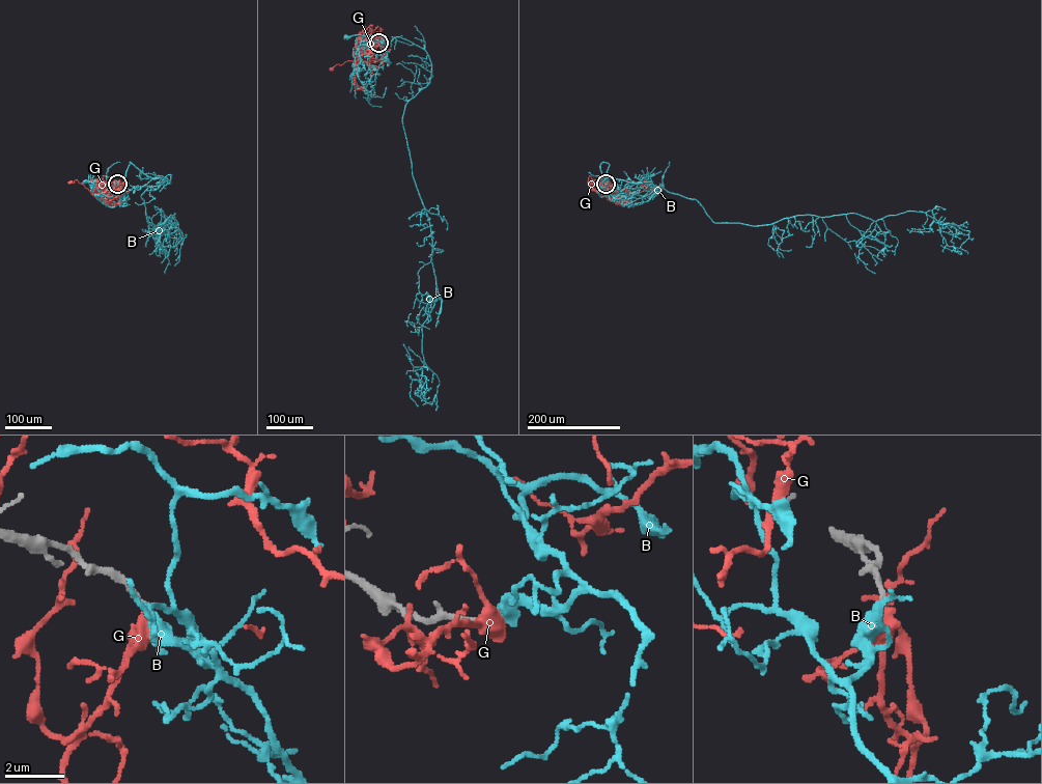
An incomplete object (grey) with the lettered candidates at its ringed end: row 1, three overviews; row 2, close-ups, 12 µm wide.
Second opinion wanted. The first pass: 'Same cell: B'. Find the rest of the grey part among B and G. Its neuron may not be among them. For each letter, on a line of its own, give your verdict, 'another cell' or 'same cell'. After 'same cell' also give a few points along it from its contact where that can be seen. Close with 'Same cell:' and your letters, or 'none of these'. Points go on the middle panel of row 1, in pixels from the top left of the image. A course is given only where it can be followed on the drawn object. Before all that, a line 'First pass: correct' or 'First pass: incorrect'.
First pass: correct
B: same cell; course (378, 43), (382, 44), (374, 46), (371, 37), (361, 34), (346, 36)
G: another cell
Same cell: B

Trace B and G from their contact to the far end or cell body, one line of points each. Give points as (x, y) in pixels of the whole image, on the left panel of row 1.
B: (117, 184), (120, 188), (108, 197), (85, 180)
G: (117, 184), (112, 191), (114, 197), (107, 200), (95, 197), (77, 179), (71, 182)

